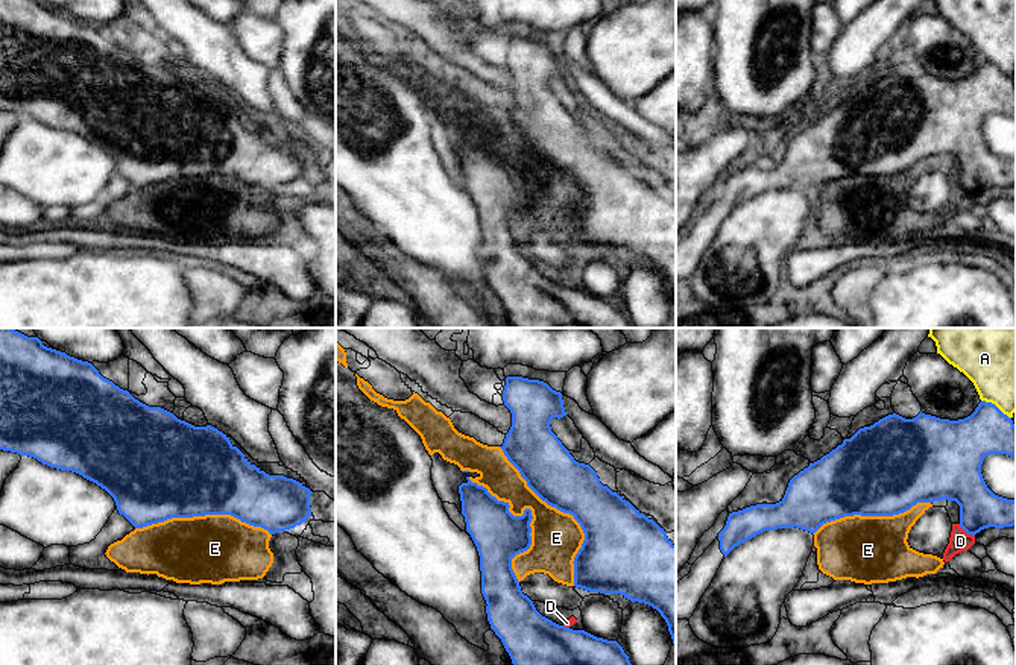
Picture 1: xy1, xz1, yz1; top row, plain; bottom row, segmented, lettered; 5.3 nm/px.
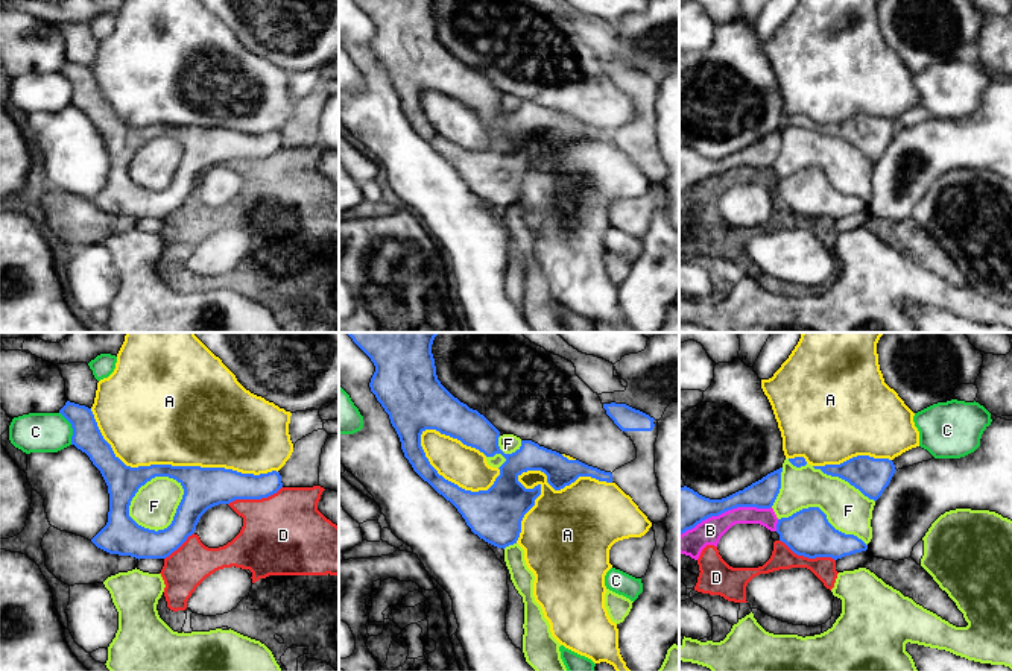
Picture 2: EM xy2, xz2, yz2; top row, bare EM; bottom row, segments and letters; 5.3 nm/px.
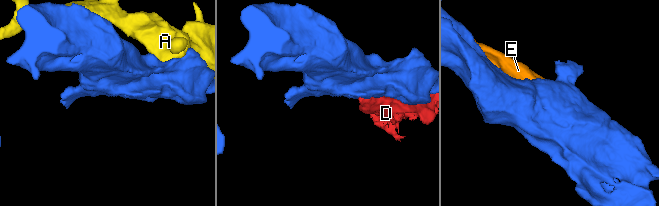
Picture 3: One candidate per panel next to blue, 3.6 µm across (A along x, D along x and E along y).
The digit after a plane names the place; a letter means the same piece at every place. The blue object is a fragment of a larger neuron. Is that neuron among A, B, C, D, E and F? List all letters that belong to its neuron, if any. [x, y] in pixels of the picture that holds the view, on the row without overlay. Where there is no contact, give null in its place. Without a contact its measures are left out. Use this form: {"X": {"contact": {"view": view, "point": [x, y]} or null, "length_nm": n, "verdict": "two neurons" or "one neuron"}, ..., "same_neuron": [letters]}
{"A": {"contact": {"view": "xy2", "point": [173, 126]}, "length_nm": 1050, "verdict": "two neurons"}, "B": {"contact": {"view": "yz2", "point": [725, 170]}, "length_nm": 500, "verdict": "two neurons"}, "C": {"contact": {"view": "xy2", "point": [72, 87]}, "length_nm": 190, "verdict": "two neurons"}, "D": {"contact": {"view": "yz2", "point": [807, 216]}, "length_nm": 320, "verdict": "two neurons"}, "E": {"contact": {"view": "xz1", "point": [565, 172]}, "length_nm": 850, "verdict": "two neurons"}, "F": {"contact": {"view": "xy2", "point": [146, 141]}, "length_nm": 340, "verdict": "one neuron"}, "same_neuron": ["F"]}

